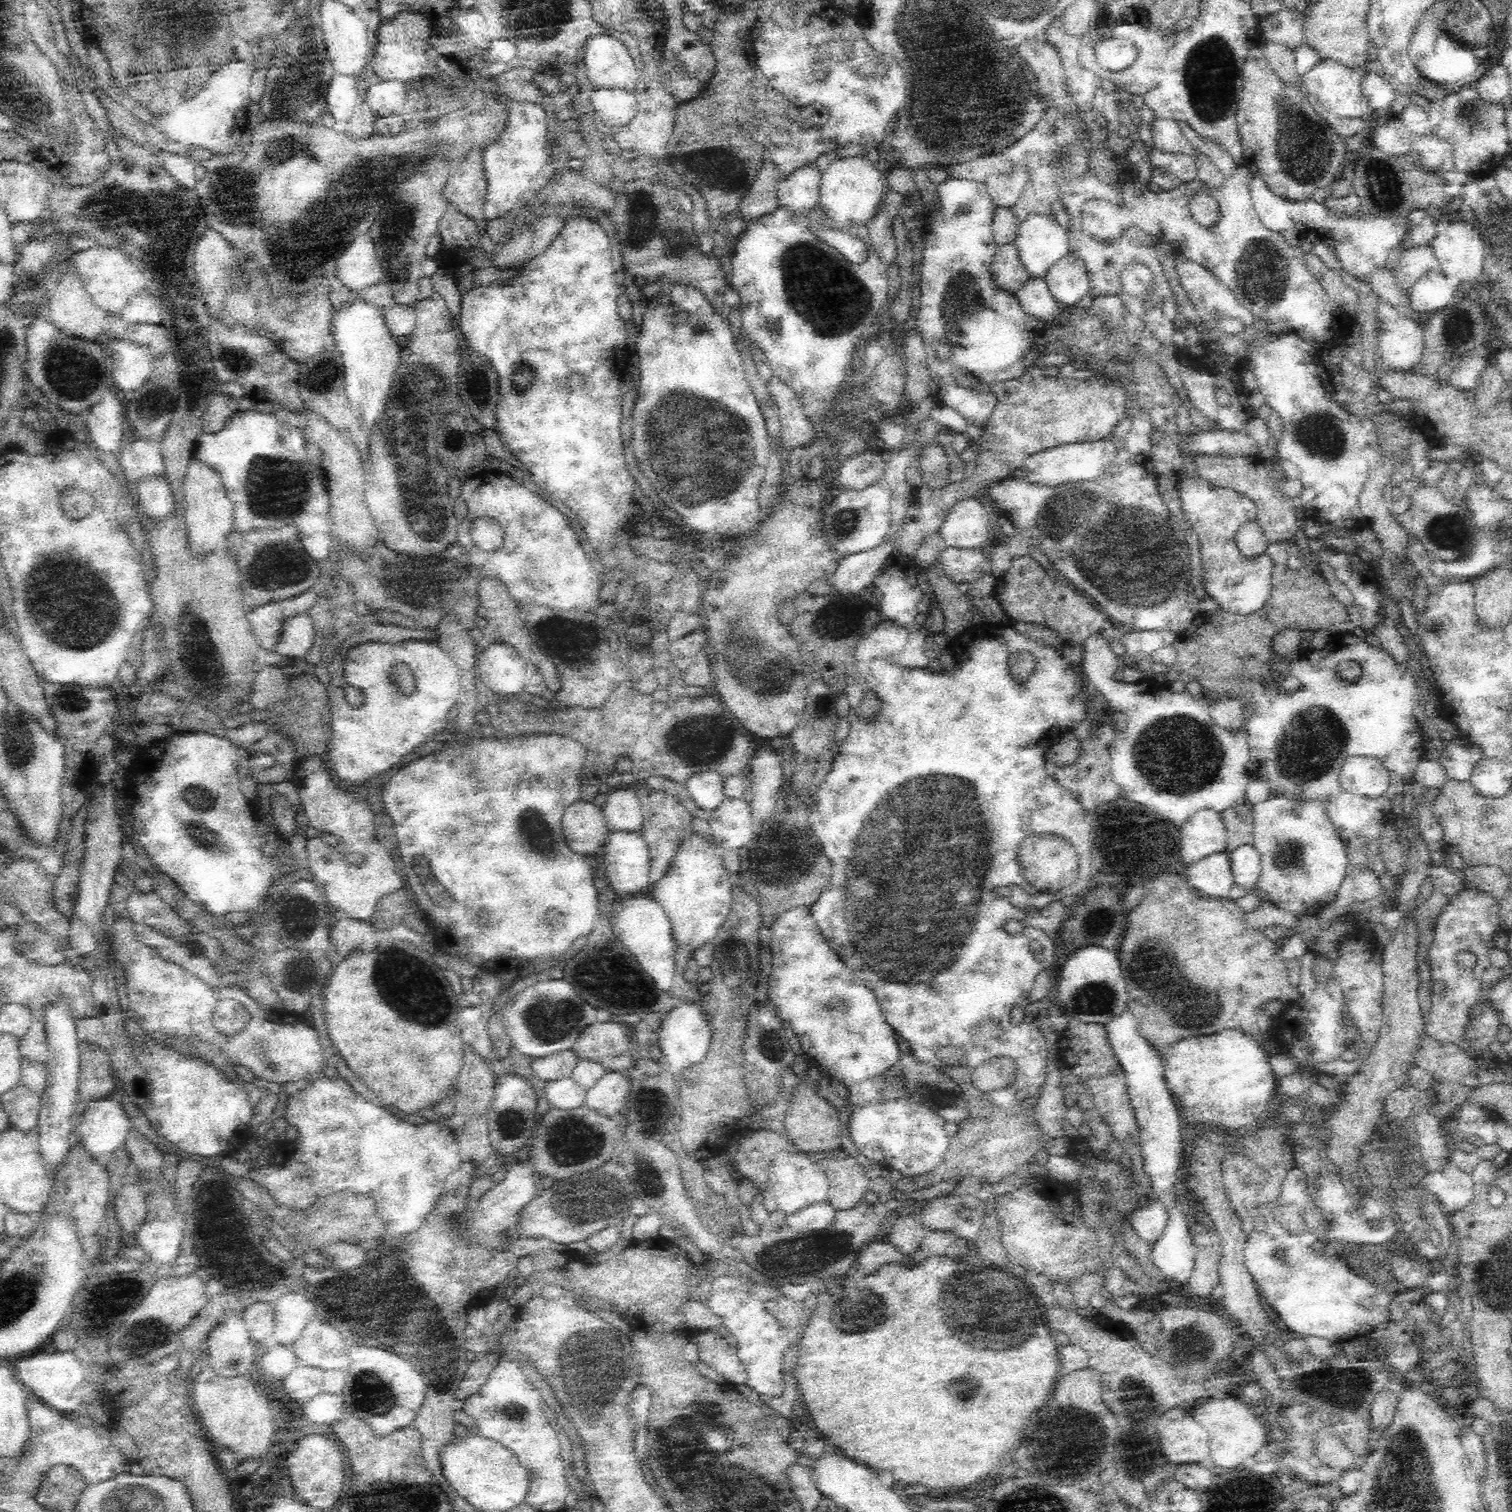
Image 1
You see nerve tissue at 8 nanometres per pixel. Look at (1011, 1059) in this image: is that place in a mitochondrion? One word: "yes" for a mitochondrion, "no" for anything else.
no

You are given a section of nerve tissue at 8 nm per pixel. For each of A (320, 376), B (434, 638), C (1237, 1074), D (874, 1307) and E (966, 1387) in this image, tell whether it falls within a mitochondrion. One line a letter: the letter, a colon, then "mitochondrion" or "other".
A: mitochondrion
B: other
C: other
D: mitochondrion
E: mitochondrion

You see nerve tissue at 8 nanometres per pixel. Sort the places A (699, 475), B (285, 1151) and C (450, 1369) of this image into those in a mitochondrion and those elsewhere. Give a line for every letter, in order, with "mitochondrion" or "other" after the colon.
A: mitochondrion
B: other
C: other

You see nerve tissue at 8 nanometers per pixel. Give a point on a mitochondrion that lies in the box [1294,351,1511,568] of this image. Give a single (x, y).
(1451, 532)

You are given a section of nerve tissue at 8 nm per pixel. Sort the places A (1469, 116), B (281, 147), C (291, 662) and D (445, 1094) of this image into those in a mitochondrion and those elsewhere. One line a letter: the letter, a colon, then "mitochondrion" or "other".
A: mitochondrion
B: mitochondrion
C: other
D: other

